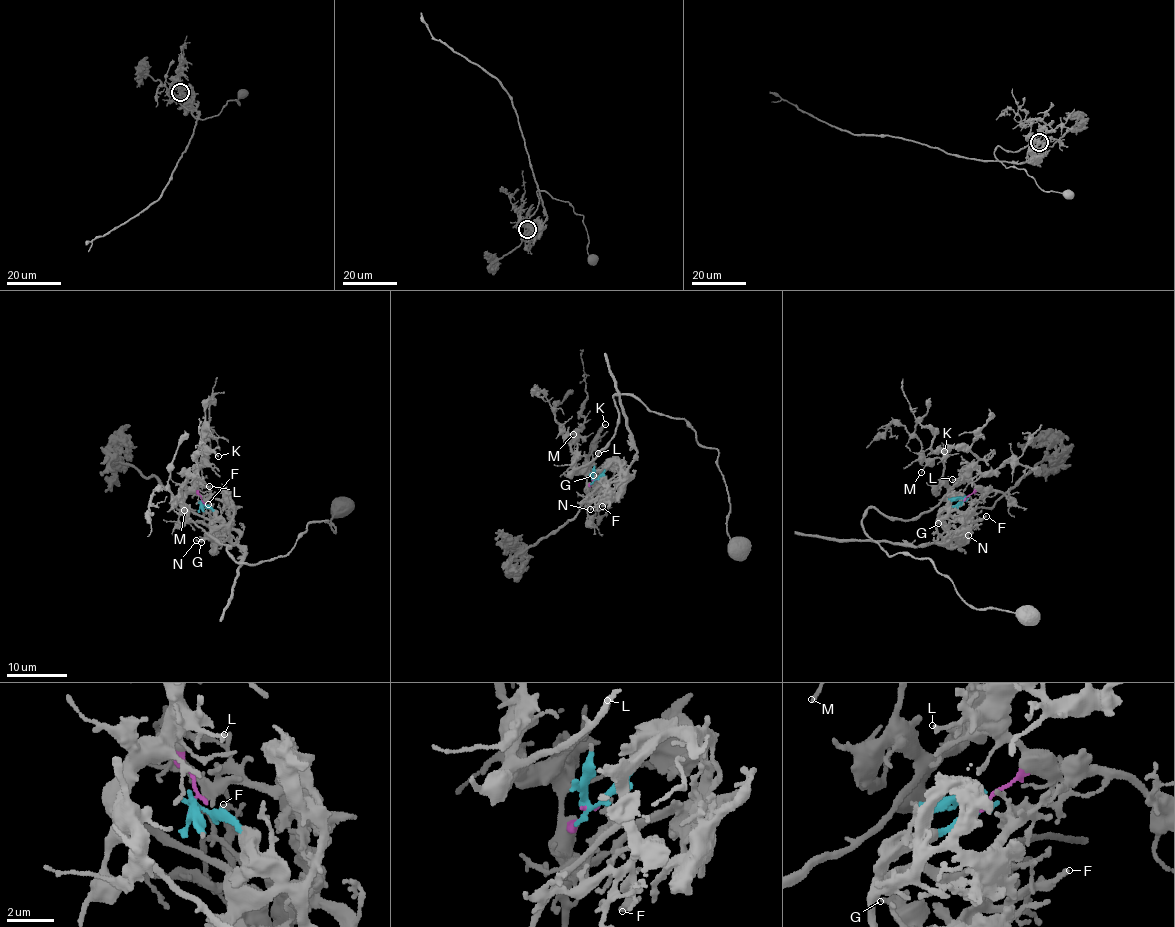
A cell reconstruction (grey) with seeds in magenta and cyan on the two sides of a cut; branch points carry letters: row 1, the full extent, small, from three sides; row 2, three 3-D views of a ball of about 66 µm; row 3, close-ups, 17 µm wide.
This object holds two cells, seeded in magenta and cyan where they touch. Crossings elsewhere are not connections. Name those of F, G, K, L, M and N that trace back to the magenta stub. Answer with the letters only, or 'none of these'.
K, L, M

